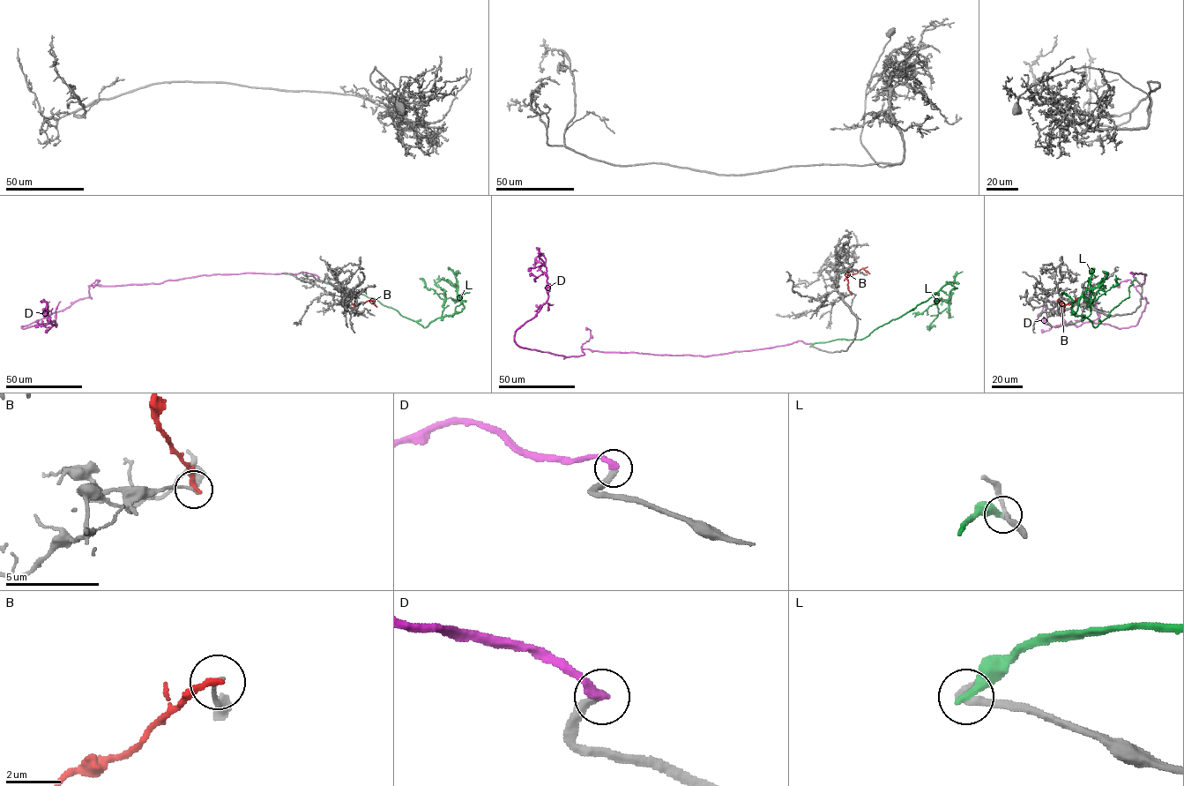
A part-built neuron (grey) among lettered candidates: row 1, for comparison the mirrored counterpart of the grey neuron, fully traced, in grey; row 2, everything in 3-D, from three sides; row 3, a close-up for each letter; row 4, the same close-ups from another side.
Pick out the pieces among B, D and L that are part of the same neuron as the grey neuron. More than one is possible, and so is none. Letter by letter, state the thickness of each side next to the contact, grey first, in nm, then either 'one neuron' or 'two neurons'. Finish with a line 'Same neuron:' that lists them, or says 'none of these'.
B: calibres 130 and 240 nm; two neurons
D: calibres 280 and 320 nm; one neuron
L: calibres 280 and 360 nm; two neurons
Same neuron: D

